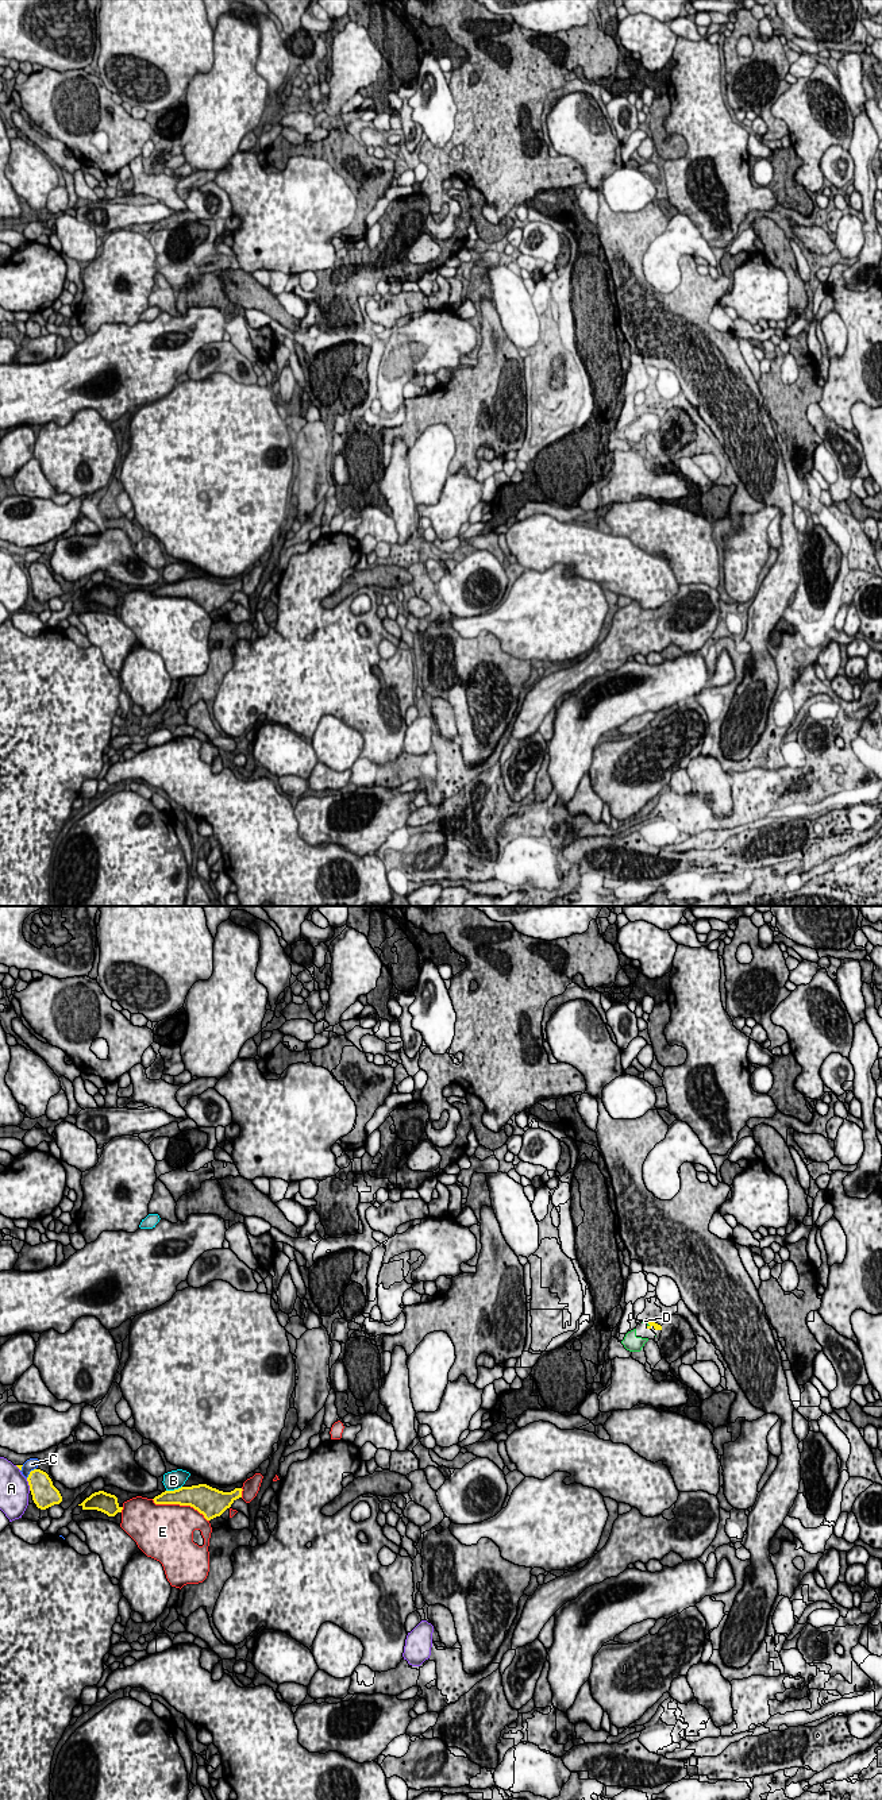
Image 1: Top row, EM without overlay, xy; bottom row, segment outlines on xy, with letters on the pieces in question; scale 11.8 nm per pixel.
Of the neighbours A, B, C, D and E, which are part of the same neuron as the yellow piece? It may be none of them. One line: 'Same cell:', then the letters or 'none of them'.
Same cell: D

